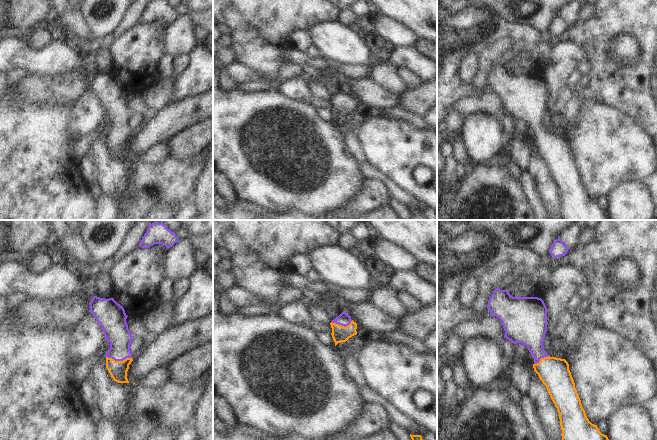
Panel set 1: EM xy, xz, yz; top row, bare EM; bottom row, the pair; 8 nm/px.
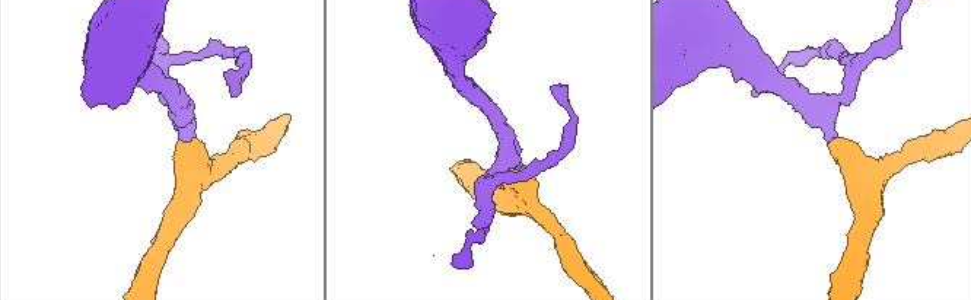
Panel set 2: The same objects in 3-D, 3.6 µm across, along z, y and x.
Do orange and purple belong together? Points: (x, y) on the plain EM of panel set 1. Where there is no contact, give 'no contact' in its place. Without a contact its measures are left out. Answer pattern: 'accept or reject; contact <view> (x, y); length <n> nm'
accept; contact xy (119, 137); length 200 nm

